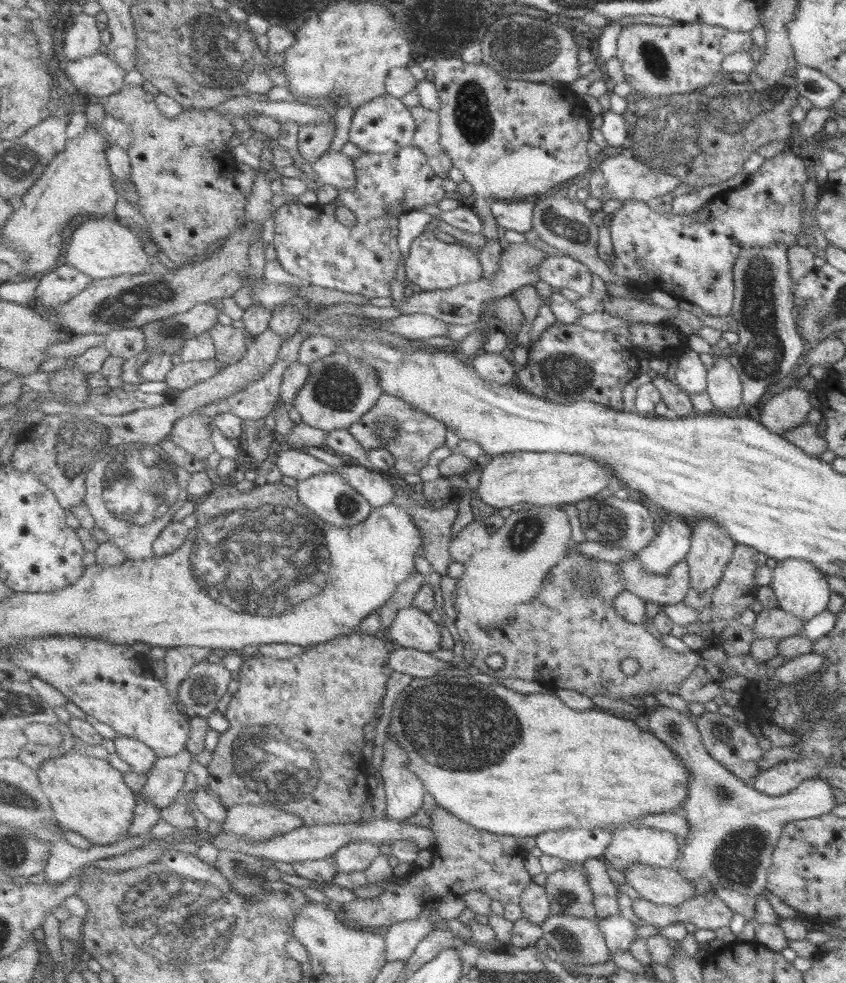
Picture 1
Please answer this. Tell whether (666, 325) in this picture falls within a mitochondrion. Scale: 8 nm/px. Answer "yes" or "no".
no

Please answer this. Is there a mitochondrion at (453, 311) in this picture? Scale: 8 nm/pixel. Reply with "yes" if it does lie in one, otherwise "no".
no

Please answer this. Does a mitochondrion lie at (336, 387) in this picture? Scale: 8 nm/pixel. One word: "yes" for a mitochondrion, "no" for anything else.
yes

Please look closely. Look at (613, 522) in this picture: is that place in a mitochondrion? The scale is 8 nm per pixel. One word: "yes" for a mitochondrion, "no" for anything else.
yes

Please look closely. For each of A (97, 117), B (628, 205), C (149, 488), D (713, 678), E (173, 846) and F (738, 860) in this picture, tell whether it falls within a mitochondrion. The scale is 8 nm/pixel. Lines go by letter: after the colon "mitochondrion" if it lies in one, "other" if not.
A: other
B: other
C: mitochondrion
D: other
E: other
F: mitochondrion

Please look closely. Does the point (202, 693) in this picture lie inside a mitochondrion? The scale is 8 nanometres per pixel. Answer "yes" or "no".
yes

